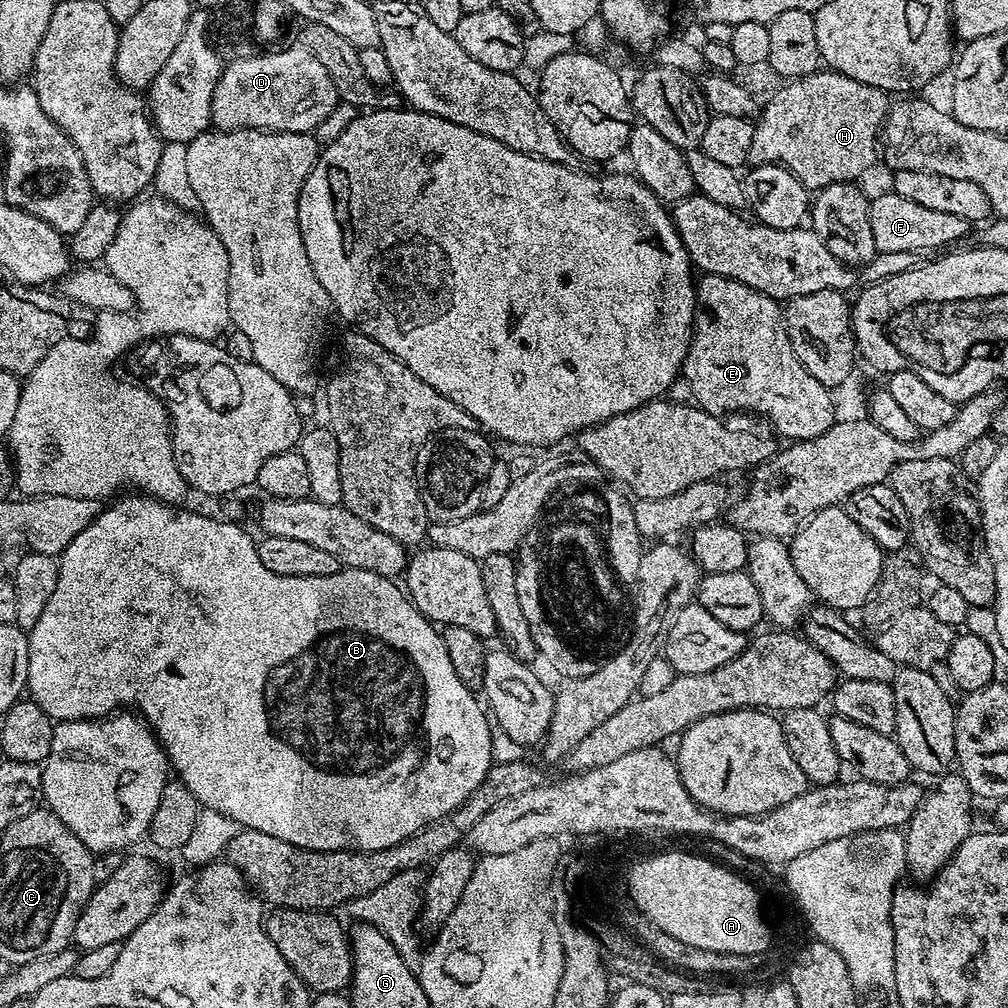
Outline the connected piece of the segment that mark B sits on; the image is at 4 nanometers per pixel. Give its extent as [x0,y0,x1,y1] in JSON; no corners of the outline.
[26,494,494,852]

